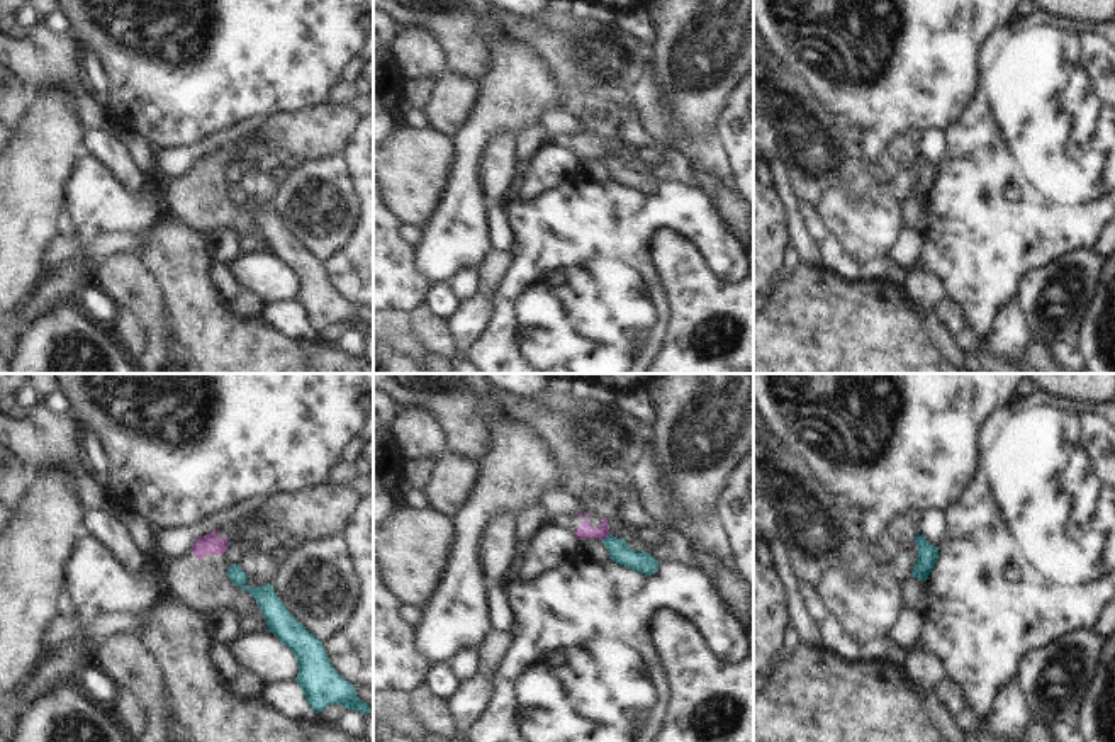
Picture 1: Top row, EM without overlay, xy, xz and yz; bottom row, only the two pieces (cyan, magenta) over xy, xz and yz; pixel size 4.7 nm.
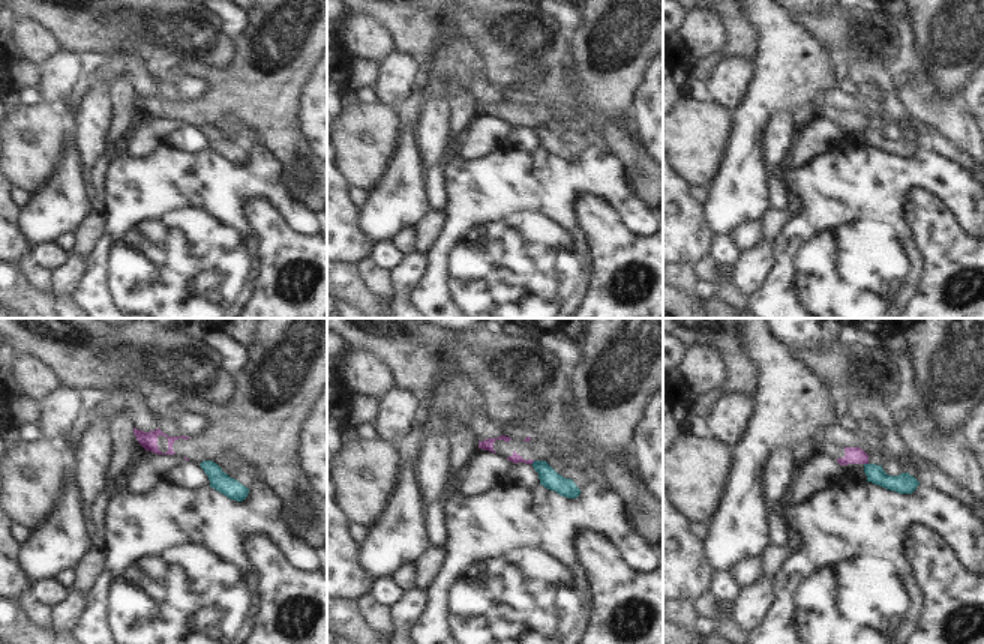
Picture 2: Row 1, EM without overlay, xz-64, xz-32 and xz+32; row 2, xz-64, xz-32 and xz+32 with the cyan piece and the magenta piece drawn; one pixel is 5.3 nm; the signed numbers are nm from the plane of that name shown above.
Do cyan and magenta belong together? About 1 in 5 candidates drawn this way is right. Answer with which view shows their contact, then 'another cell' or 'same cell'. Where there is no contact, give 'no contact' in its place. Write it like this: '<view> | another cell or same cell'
xz | another cell

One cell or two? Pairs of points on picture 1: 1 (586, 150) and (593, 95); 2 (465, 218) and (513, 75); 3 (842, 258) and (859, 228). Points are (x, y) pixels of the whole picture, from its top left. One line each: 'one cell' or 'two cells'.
1: two cells
2: one cell
3: two cells

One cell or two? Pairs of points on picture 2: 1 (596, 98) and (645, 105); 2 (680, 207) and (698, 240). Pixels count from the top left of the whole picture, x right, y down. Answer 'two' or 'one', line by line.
1: two
2: one

